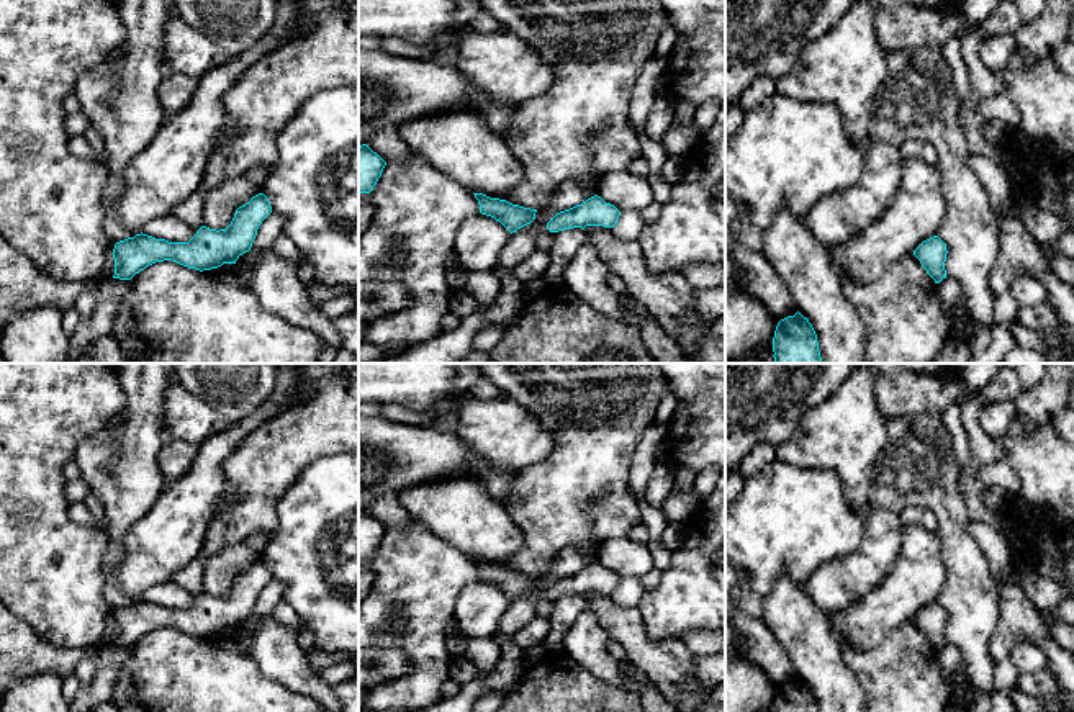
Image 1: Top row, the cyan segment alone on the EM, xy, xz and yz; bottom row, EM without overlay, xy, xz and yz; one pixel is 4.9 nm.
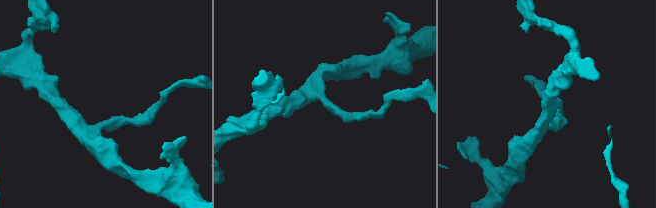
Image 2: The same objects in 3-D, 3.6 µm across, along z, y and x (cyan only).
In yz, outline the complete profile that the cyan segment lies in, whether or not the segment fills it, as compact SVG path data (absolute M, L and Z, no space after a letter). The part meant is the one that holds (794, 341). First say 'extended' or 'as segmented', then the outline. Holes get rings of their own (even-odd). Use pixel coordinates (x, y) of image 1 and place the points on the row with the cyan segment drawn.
as segmented; M799 311L778 322L773 352L774 363L822 363L817 334Z

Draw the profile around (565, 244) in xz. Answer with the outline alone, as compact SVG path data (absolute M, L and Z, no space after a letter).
M581 228L563 229L552 232L553 241L548 249L550 265L545 270L544 277L548 285L562 285L562 277L566 265L571 262L578 249L586 242L588 234Z

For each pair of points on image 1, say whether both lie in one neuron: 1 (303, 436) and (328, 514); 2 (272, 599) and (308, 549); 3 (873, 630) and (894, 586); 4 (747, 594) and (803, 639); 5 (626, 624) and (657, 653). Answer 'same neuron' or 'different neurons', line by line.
1: different neurons
2: different neurons
3: same neuron
4: different neurons
5: same neuron

